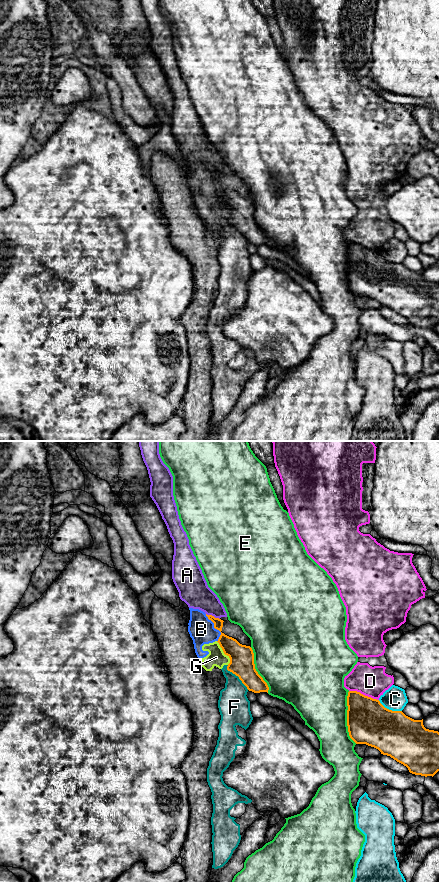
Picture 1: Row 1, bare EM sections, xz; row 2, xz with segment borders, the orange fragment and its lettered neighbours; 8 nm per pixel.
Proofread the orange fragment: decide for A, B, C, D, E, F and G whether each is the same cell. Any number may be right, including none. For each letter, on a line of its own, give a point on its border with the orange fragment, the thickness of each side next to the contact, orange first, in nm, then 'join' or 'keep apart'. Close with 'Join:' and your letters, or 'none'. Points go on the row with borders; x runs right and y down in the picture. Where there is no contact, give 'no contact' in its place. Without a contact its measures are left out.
A: xz (213, 616) | 120/220 nm | keep apart
B: xz (215, 628) | 150/200 nm | keep apart
C: xz (390, 710) | 360/190 nm | keep apart
D: xz (364, 695) | 360/240 nm | keep apart
E: xz (347, 717) | 360/420 nm | keep apart
F: xz (237, 675) | 190/260 nm | keep apart
G: xz (224, 653) | 190/140 nm | keep apart
Join: none

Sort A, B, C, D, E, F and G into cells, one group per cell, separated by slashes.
A B F G / C / D / E

